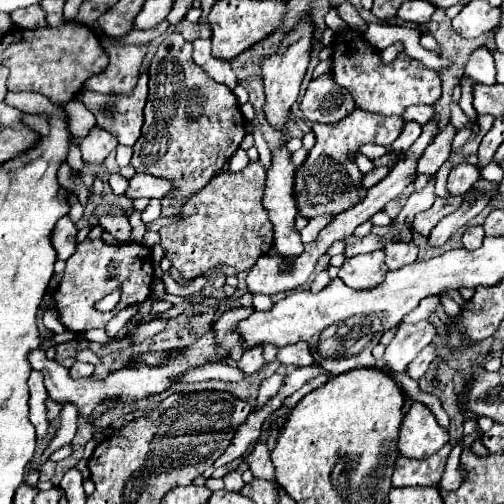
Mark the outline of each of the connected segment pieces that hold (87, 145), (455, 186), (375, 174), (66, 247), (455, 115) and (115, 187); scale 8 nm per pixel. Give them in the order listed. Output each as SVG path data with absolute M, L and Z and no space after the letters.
M93 127L91 133L79 141L85 163L103 163L105 157L117 147L117 139L111 133L105 133L99 127Z
M461 163L449 173L449 193L451 195L463 195L467 189L473 187L473 183L479 179L479 167L471 163Z
M385 165L385 167L375 167L373 171L369 171L367 175L363 175L363 181L361 181L361 185L365 187L365 189L369 189L369 187L373 187L375 183L379 183L389 171L391 171L391 167L393 165Z
M63 217L53 231L53 245L57 249L57 257L67 261L77 249L77 227L69 217Z
M451 105L451 123L453 123L457 129L461 129L461 127L465 127L465 125L471 125L473 133L477 131L477 123L475 123L475 121L469 123L469 119L465 117L465 113L461 111L459 105Z
M119 173L112 174L109 179L109 184L112 192L115 195L124 194L127 190L129 181Z

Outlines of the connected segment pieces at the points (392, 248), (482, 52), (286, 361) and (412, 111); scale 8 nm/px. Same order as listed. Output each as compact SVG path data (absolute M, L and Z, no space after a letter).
M391 243L385 247L387 259L385 263L389 265L391 271L401 269L405 265L411 265L417 261L417 247L415 243Z
M477 49L471 53L469 63L465 65L465 75L475 83L493 85L495 83L495 59L489 49Z
M293 343L293 345L281 347L277 353L277 359L283 365L295 365L295 367L305 367L315 361L309 351L309 345L305 345L305 343Z
M413 105L403 113L403 119L405 121L415 121L419 125L425 125L433 117L433 111L435 109L429 107L429 105Z

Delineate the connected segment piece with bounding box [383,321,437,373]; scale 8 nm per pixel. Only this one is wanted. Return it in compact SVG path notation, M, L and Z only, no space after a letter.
M419 321L415 325L401 323L395 337L385 349L385 363L397 373L403 373L407 365L419 355L423 347L427 347L433 337L437 335L437 329L429 321Z

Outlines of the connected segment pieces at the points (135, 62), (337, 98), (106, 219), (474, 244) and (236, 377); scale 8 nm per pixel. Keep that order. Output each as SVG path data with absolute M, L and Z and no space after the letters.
M101 41L101 47L107 49L109 65L105 67L103 73L89 77L89 81L83 87L95 93L133 91L139 79L141 61L147 55L147 43L145 45L125 45L125 43L113 45L109 41Z
M329 73L309 83L303 101L301 111L313 123L337 123L355 109L351 93L339 87Z
M105 213L99 217L99 225L111 233L117 241L123 241L123 243L129 243L131 241L131 225L127 221L127 215L111 215L111 213Z
M477 225L477 227L467 229L461 241L463 241L463 247L467 247L467 249L477 249L477 247L481 247L483 237L485 237L485 235L483 235L483 227Z
M206 364L203 367L189 370L179 377L176 383L195 383L210 379L238 382L246 378L245 374L237 371L237 368L223 364Z

